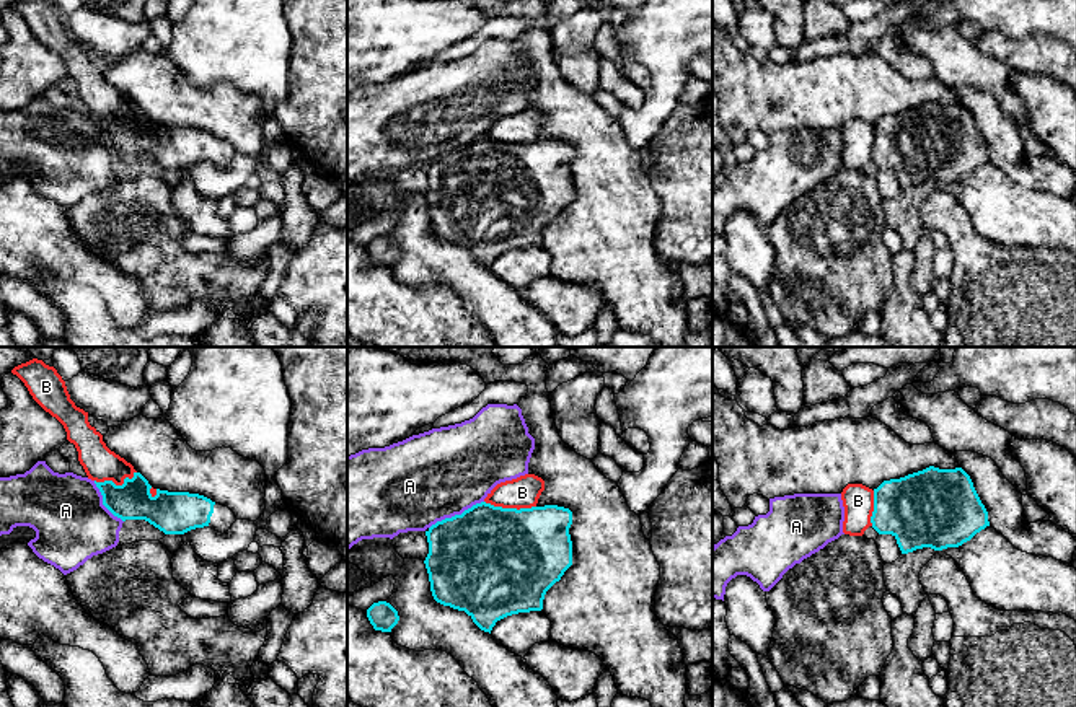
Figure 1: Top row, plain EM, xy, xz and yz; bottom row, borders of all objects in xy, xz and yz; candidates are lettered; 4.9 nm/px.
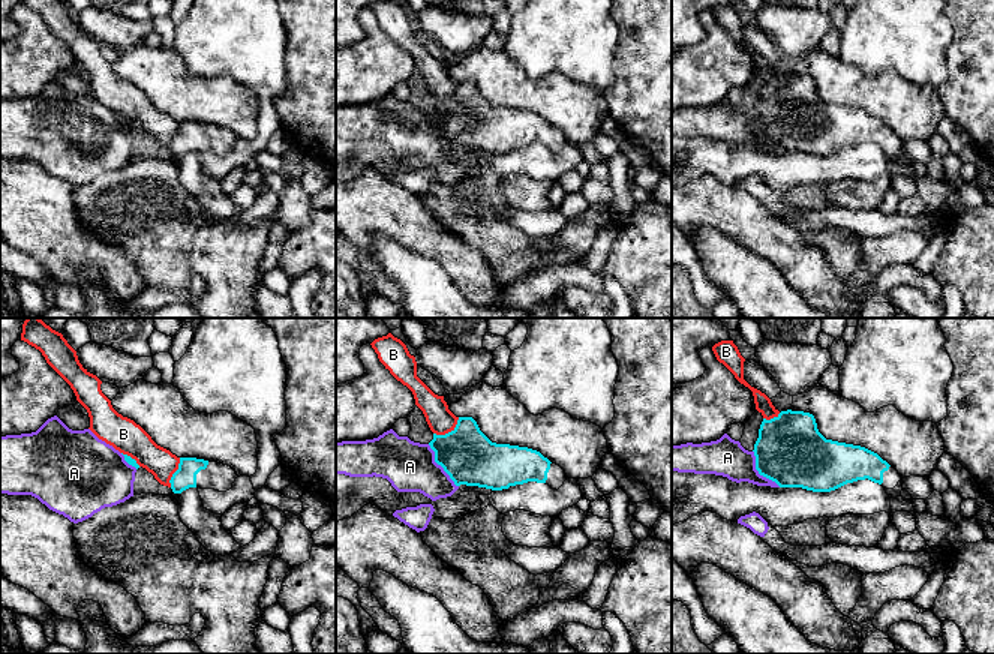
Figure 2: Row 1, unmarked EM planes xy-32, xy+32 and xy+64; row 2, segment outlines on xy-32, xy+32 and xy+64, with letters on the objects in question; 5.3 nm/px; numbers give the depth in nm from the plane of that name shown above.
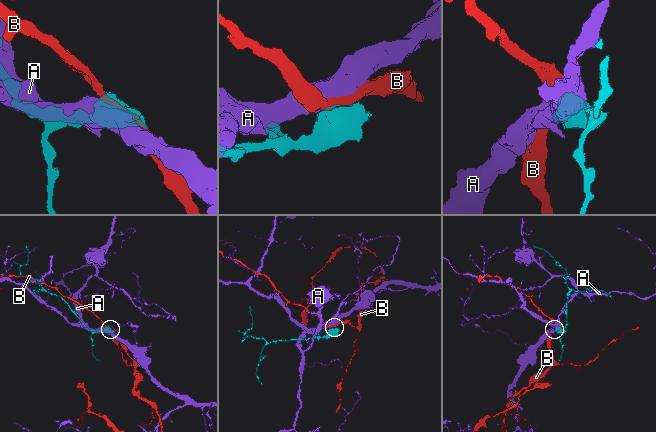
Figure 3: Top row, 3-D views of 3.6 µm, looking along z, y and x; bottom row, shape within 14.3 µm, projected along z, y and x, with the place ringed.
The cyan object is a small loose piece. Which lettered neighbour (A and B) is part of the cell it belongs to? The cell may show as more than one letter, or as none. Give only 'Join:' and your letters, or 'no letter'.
Join: no letter

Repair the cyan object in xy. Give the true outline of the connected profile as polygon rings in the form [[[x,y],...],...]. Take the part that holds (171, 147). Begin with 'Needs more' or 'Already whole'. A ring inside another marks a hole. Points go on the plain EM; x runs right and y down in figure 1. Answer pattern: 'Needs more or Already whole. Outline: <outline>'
Needs more. Outline: [[[140,109],[124,114],[122,121],[112,116],[96,117],[103,130],[103,140],[122,156],[145,155],[165,169],[184,169],[196,163],[209,161],[218,168],[227,168],[236,156],[235,148],[210,134],[189,127],[168,127],[157,124]]]

